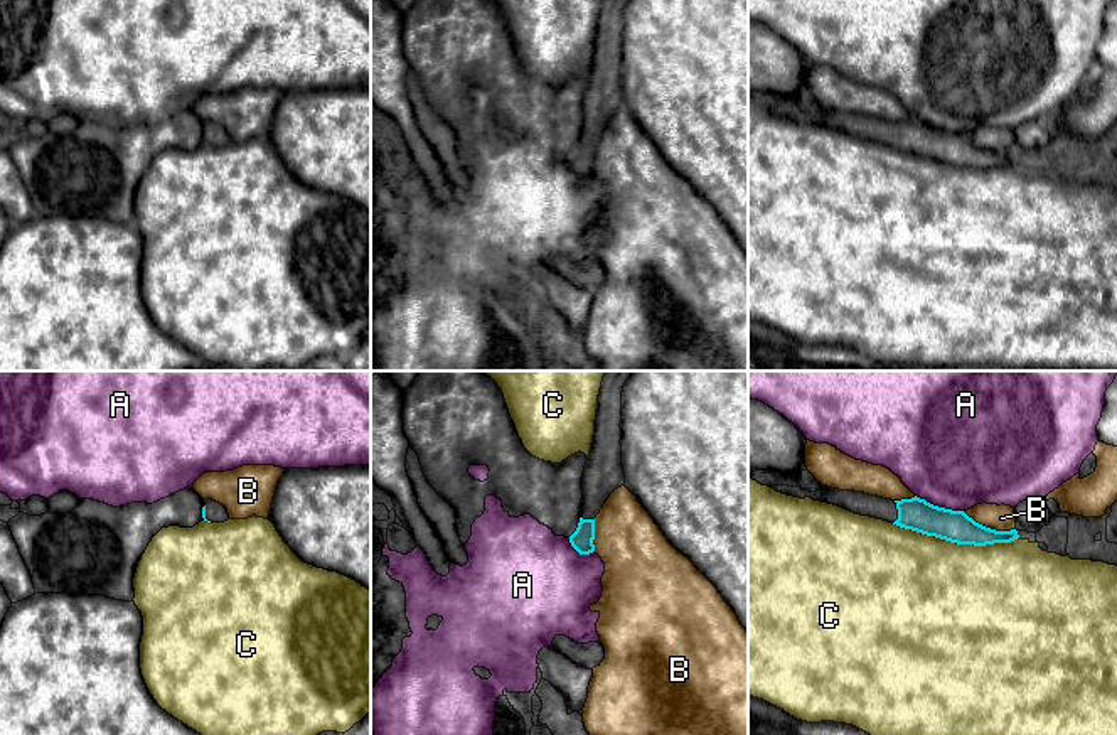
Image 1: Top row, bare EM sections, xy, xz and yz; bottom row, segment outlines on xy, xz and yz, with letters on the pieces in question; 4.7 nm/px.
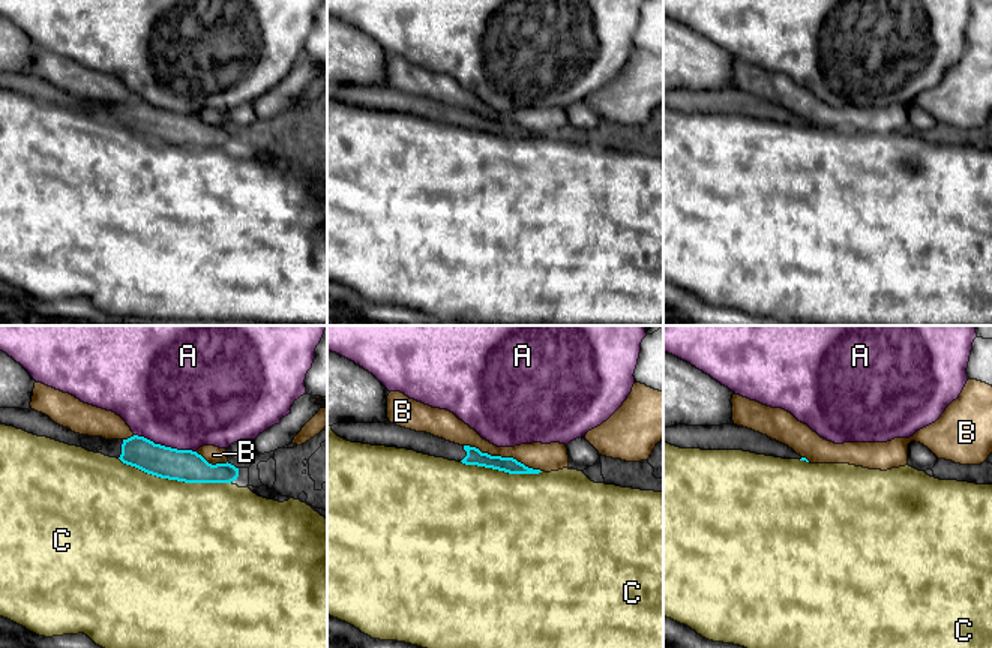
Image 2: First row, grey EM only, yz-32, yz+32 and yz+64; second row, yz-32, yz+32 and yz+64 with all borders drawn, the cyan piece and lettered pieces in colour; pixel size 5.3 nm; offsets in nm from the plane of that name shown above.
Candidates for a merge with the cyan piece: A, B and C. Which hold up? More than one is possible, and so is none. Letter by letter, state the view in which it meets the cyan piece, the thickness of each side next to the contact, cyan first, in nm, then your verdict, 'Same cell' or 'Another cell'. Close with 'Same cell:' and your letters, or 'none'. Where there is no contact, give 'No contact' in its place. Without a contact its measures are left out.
A: Touches cyan in yz. Thickness 160 nm (cyan) against 500 nm. Another cell
B: Touches cyan in yz. Thickness 160 nm (cyan) against 130 nm. Another cell
C: Touches cyan in yz. Thickness 160 nm (cyan) against 480 nm. Another cell
Same cell: none

